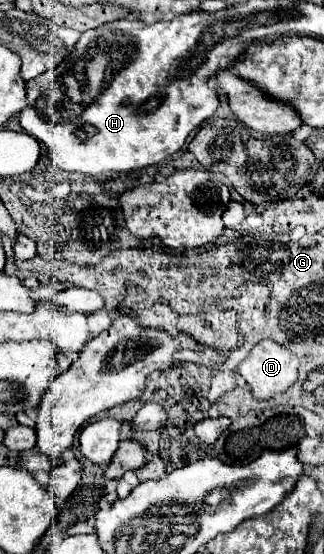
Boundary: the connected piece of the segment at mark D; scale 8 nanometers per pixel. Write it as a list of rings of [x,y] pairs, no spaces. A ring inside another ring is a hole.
[[[272,339],[260,341],[238,365],[256,399],[270,399],[298,379],[298,357]]]

